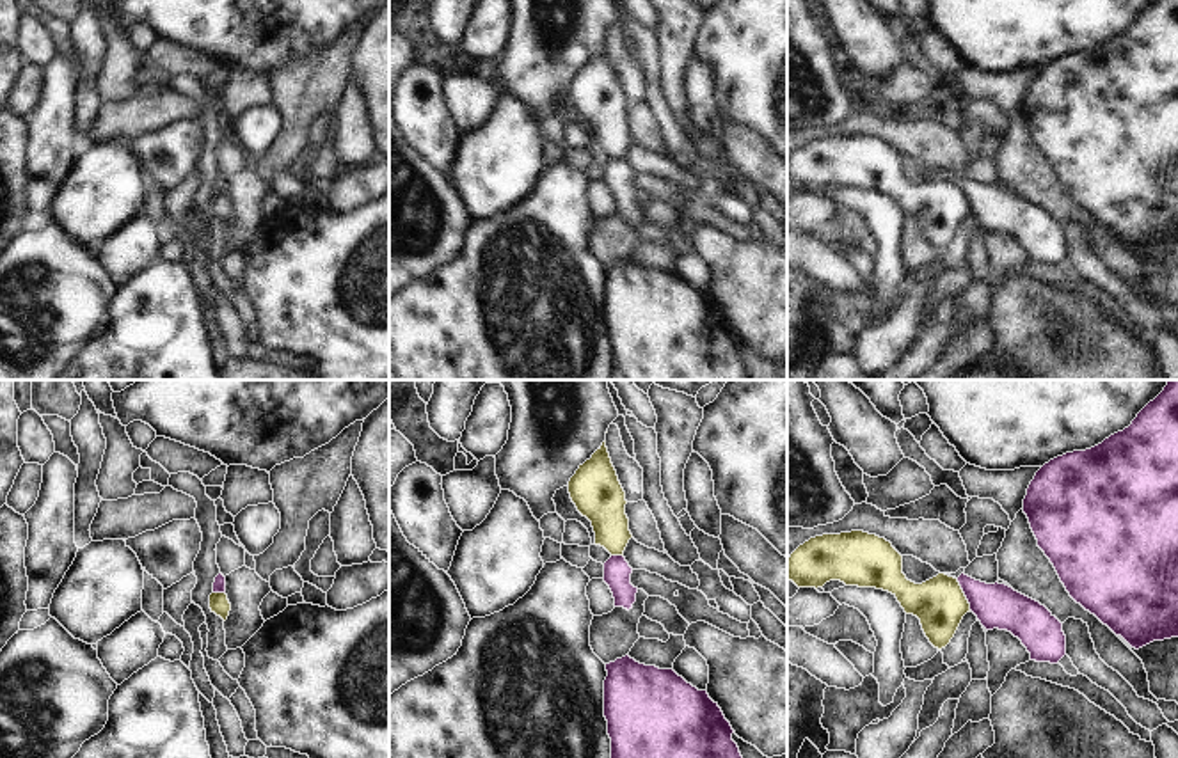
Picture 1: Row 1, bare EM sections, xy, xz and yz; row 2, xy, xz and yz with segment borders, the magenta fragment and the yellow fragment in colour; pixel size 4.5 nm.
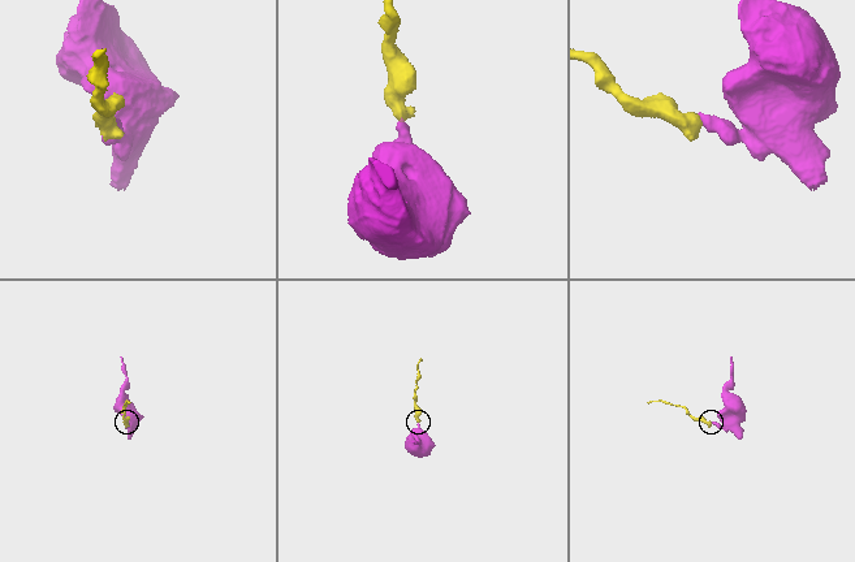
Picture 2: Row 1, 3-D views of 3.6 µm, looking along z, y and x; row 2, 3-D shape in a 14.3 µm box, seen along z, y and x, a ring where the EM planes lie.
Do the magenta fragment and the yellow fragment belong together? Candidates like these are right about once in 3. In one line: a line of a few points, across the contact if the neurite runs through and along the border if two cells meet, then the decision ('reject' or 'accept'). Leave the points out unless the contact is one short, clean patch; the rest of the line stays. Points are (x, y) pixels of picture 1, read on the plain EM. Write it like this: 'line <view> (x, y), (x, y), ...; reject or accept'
line yz (956, 181), (971, 212); reject

